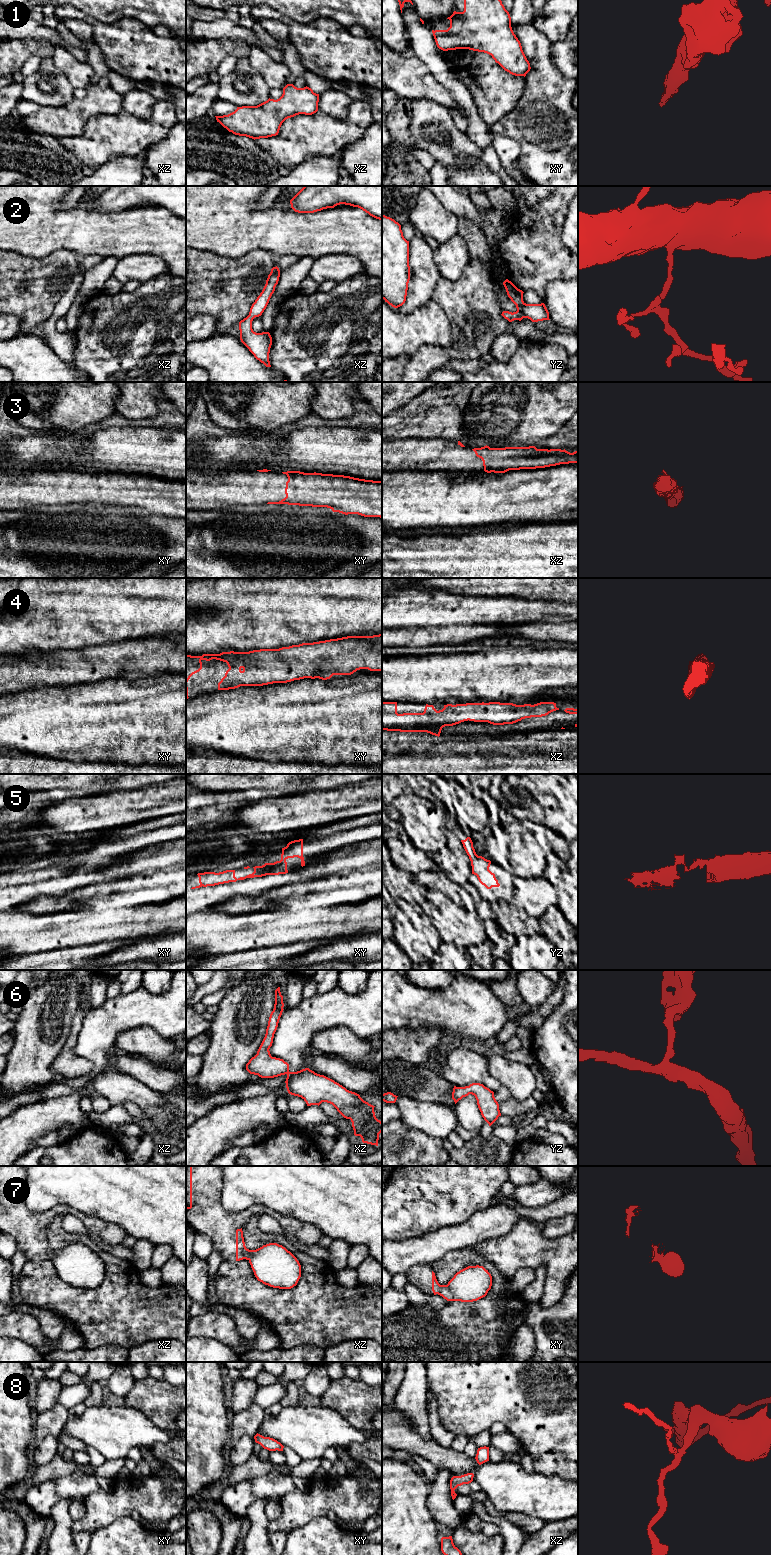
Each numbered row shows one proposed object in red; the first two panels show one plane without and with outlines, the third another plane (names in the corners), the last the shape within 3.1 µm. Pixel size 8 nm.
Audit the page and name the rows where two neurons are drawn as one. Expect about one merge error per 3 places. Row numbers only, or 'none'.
none

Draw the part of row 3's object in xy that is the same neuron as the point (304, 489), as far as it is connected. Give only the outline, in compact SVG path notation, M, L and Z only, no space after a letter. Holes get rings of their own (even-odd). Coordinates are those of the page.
M316 472L282 473L288 477L286 497L267 504L327 507L345 515L382 518L382 481Z

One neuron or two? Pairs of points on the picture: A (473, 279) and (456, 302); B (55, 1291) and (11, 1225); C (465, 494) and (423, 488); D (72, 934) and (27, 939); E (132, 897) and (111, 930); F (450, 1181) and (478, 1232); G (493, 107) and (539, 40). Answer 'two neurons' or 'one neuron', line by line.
A: one neuron
B: two neurons
C: one neuron
D: one neuron
E: one neuron
F: two neurons
G: two neurons

